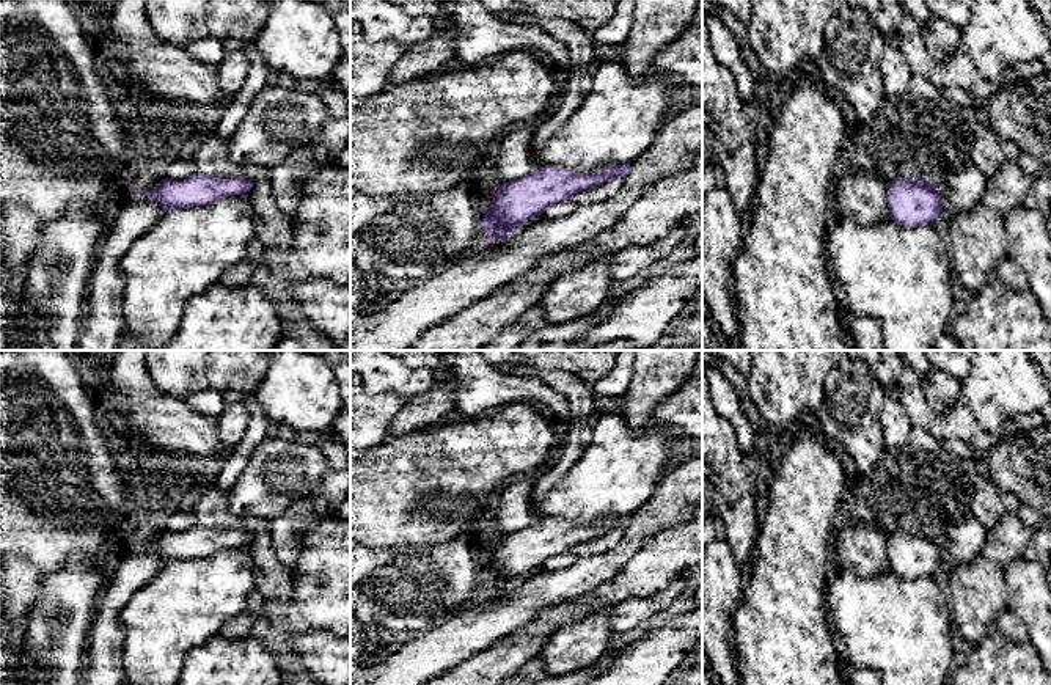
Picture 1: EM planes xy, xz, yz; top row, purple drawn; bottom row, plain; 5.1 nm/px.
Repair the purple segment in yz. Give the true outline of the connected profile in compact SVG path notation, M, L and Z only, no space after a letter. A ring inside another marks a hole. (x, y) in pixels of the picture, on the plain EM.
M897 529L888 534L886 555L891 572L905 580L933 577L943 564L939 540L925 529Z

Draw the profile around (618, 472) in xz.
M619 413L600 415L591 429L591 441L570 471L540 500L531 498L533 514L592 526L602 518L632 515L644 506L665 474L672 438L668 426L635 435Z

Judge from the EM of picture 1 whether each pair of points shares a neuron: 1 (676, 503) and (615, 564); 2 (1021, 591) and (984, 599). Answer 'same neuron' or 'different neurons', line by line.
1: same neuron
2: different neurons

